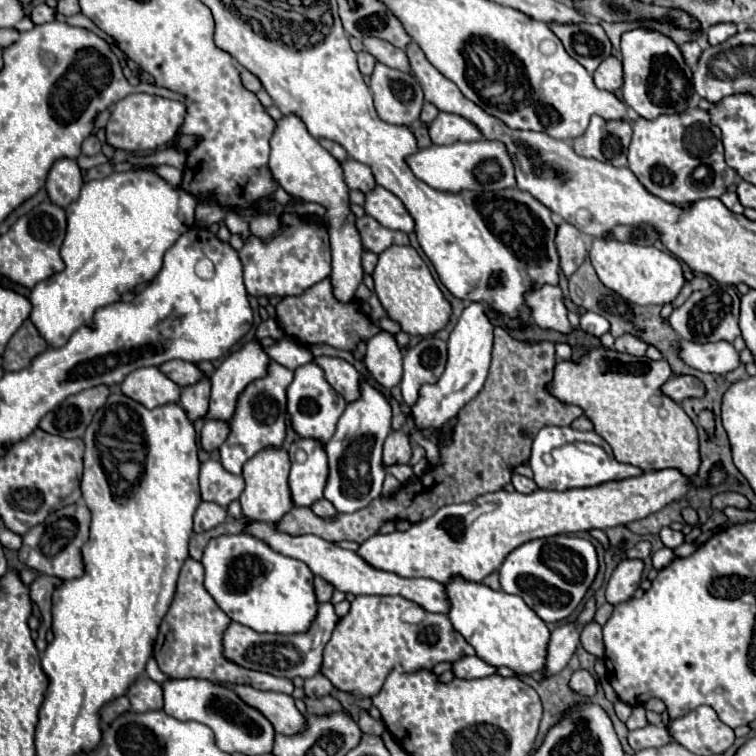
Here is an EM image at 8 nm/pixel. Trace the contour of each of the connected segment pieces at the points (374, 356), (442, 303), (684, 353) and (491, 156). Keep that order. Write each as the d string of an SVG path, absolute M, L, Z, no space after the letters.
M381 331L367 341L367 353L363 359L371 377L387 389L399 385L403 367L401 367L401 349L397 347L393 335Z
M391 245L379 255L379 261L373 271L375 293L385 307L389 319L397 321L401 329L409 335L435 335L441 331L451 317L451 303L443 297L439 285L435 283L427 263L419 257L419 253L407 245Z
M679 339L679 359L697 371L717 375L725 375L741 365L739 353L727 341L701 345Z
M475 141L475 143L453 143L453 145L431 145L419 149L407 159L409 169L417 179L437 191L461 193L461 191L499 191L515 187L515 171L505 145L499 141Z

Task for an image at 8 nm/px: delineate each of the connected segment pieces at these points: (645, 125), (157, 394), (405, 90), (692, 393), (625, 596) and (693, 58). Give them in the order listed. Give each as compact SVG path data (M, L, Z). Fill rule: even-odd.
M693 107L683 113L659 115L653 121L639 117L637 121L631 123L631 127L633 127L633 139L629 145L629 169L637 175L637 179L643 183L647 191L669 203L687 205L705 197L721 197L733 183L739 181L737 171L725 163L721 129L711 123L709 111Z
M141 367L129 373L119 385L119 391L147 409L155 409L155 405L159 407L165 403L177 403L181 395L181 387L157 367Z
M377 63L369 87L375 97L377 115L383 121L411 127L419 119L425 99L413 75Z
M675 375L663 385L665 395L681 403L683 399L693 399L693 397L703 397L705 395L705 385L701 379L693 375Z
M625 559L617 565L617 569L611 573L611 579L607 583L607 601L611 605L625 603L633 597L633 593L639 589L643 573L643 561L639 559Z
M697 41L683 43L683 45L681 45L681 51L683 51L683 55L685 55L685 61L687 61L691 67L697 63L697 59L699 59L699 55L701 55L701 47L699 47Z

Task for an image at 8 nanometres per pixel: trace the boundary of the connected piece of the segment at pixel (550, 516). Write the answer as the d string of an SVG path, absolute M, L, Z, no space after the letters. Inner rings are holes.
M659 469L659 471L647 471L639 477L633 479L623 479L623 481L609 481L601 483L597 487L587 487L587 489L569 489L569 491L533 491L529 495L523 493L509 493L509 491L495 491L495 493L485 493L477 497L473 503L461 503L461 505L445 505L441 507L435 515L429 519L411 525L407 531L395 531L387 535L373 535L365 539L357 555L361 555L371 567L395 573L399 577L427 577L435 579L439 583L449 583L453 577L463 577L465 581L475 581L481 583L489 573L499 569L499 565L505 561L505 557L517 549L519 545L541 539L541 537L551 537L551 535L561 535L561 533L577 533L577 531L587 531L587 529L609 529L617 525L627 525L631 521L645 519L647 515L663 509L665 505L683 499L695 485L687 475L683 475L679 469ZM483 503L495 503L497 507L489 513L481 513L471 521L471 511ZM455 517L457 525L451 525L449 519Z

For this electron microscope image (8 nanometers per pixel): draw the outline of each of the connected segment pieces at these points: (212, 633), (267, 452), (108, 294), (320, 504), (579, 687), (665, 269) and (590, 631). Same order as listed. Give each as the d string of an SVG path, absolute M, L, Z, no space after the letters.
M187 557L179 583L175 599L159 627L159 637L153 647L153 657L159 665L159 669L177 679L185 677L197 677L197 679L209 679L217 683L233 683L233 685L251 685L255 689L263 691L279 691L279 693L293 693L293 683L289 679L273 677L263 671L245 669L233 661L229 661L223 655L223 633L231 625L231 619L217 607L213 597L203 587L203 565L201 561L195 561Z
M263 449L245 463L245 467L243 467L245 489L239 497L242 514L245 517L249 517L253 521L267 521L267 523L281 521L281 517L293 505L291 491L289 491L289 485L287 485L289 467L291 467L291 461L289 461L289 455L287 455L285 449Z
M127 171L111 173L105 179L87 181L81 189L81 197L71 203L67 211L67 235L61 247L65 271L51 275L33 287L29 301L33 305L31 321L49 347L63 347L73 331L93 323L93 315L99 307L115 303L129 287L137 287L147 279L153 279L163 267L163 255L173 243L195 225L197 199L179 187L165 183L151 171Z
M327 499L315 501L315 503L311 505L311 511L313 511L315 515L319 515L319 517L333 517L333 515L337 515L337 509L335 509Z
M579 669L579 671L573 673L573 677L571 677L571 681L569 681L569 687L571 687L577 695L583 695L583 697L593 697L595 691L597 691L595 679L593 679L587 671L583 671L583 669Z
M595 239L593 247L589 251L591 263L605 287L613 289L627 301L633 301L637 305L663 305L671 303L681 287L685 285L683 269L679 259L669 255L667 251L661 251L657 247L641 247L633 243L617 243L607 239Z
M591 621L585 625L585 629L581 631L581 645L587 653L595 655L595 657L603 657L605 645L603 645L603 637L601 637L601 625Z

